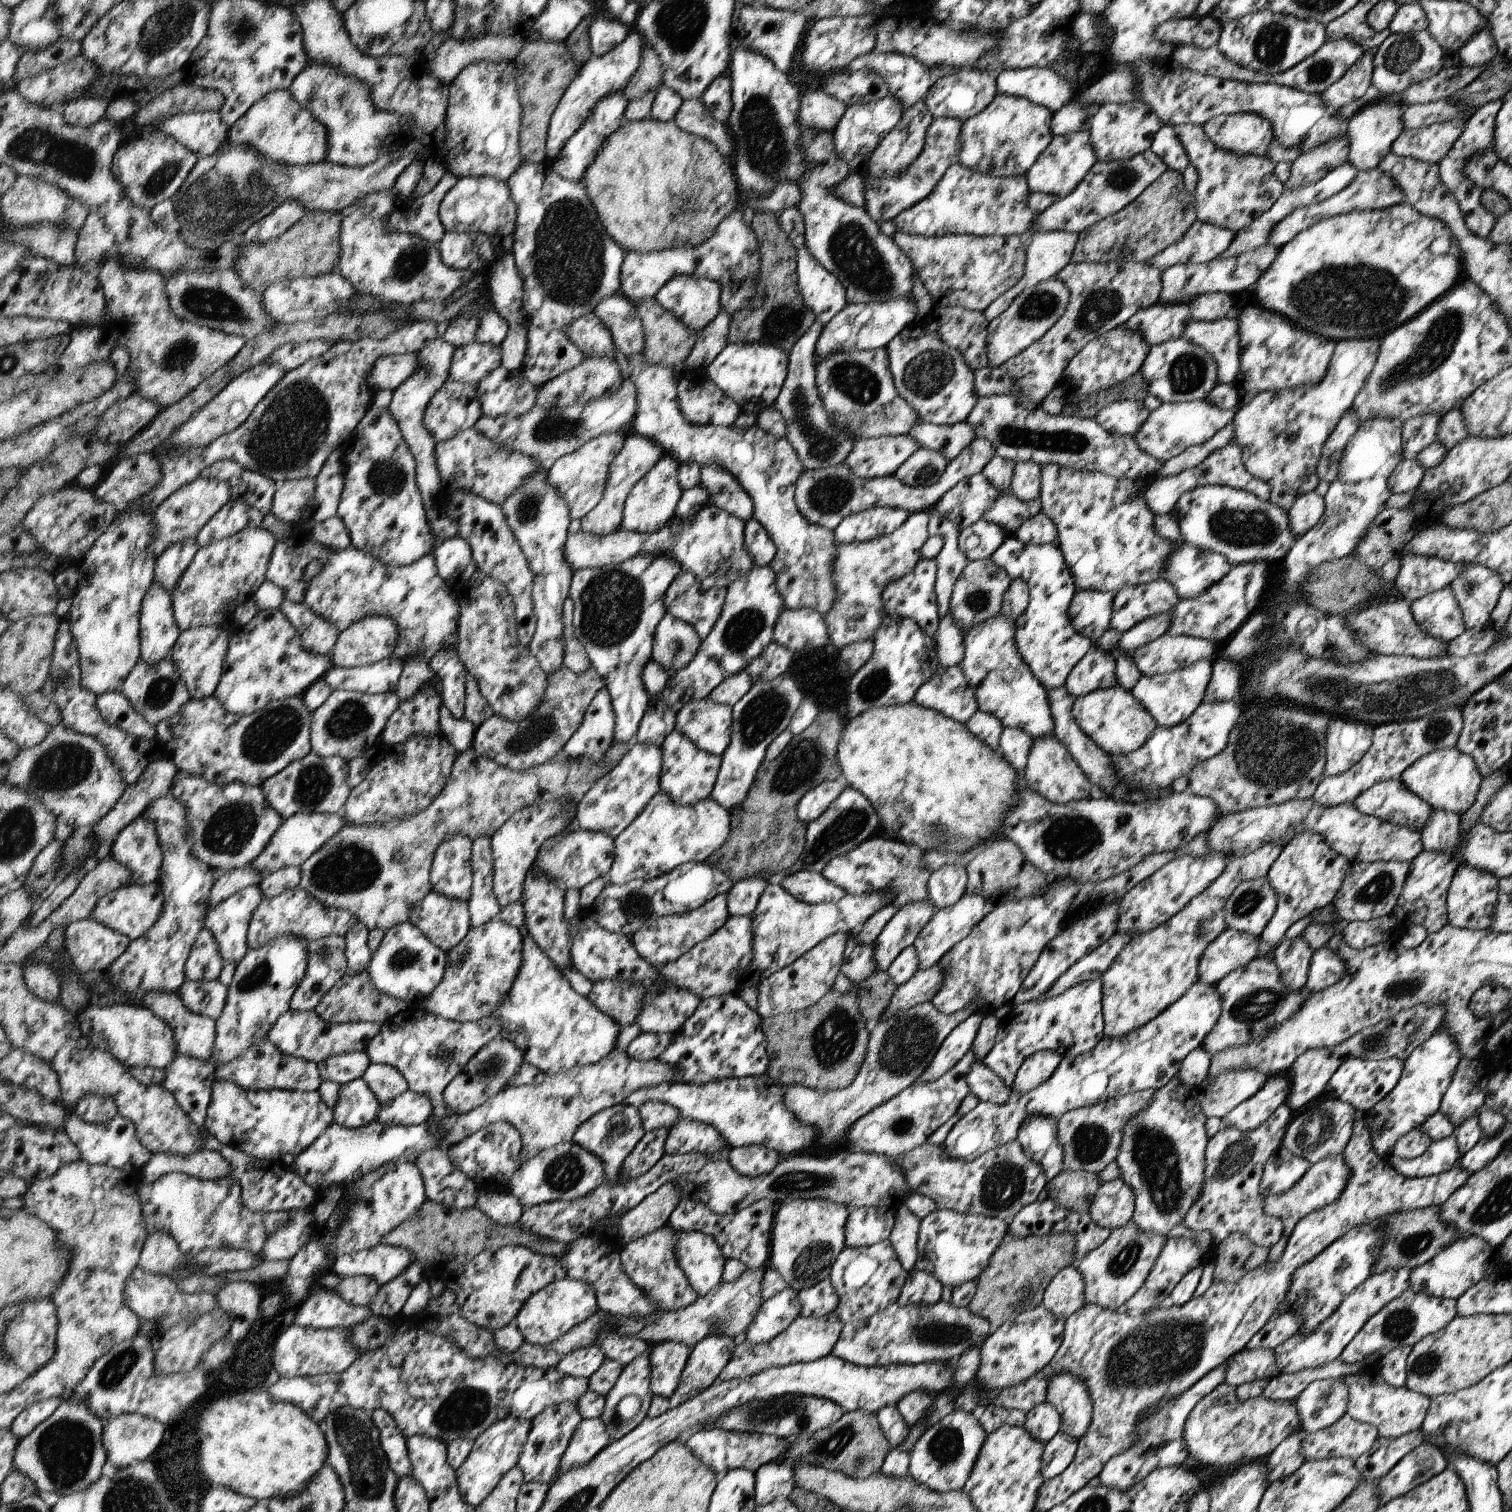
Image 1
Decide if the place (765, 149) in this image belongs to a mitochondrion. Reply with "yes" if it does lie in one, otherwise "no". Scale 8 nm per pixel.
yes

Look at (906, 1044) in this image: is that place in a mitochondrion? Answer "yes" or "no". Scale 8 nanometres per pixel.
yes

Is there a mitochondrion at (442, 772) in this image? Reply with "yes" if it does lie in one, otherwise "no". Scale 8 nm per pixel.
no

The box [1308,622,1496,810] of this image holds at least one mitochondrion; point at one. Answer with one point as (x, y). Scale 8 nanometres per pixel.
(1436, 730)

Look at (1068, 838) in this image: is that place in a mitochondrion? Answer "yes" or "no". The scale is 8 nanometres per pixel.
yes

